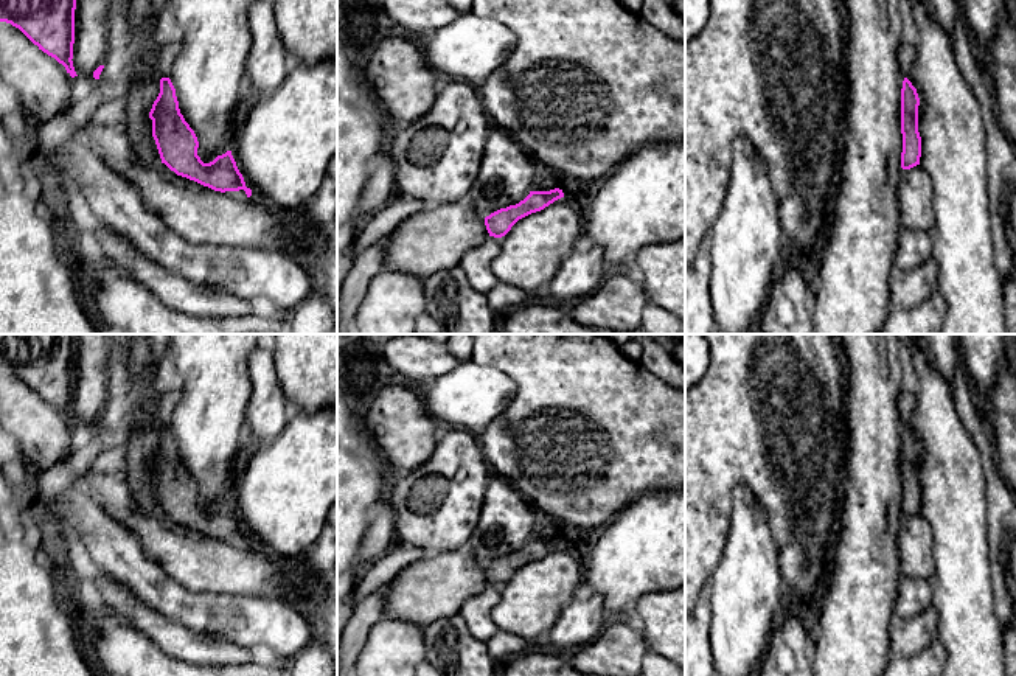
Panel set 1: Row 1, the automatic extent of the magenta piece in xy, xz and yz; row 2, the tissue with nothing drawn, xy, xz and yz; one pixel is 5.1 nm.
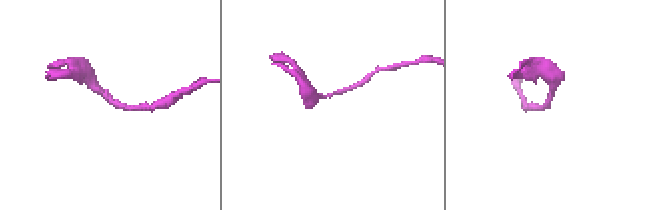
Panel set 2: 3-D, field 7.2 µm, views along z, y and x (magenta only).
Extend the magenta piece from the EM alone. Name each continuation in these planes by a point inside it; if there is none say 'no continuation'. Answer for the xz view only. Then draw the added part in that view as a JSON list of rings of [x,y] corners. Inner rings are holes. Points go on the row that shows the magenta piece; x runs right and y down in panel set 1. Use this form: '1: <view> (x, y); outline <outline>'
1: xz (435, 238); outline [[[471,202],[429,205],[390,233],[384,253],[385,270],[426,278],[458,266],[461,256],[488,236],[485,218]]]

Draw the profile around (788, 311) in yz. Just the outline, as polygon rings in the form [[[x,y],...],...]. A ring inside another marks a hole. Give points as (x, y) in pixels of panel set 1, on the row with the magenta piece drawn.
[[[788,253],[763,308],[757,334],[816,334],[812,297],[806,269]]]

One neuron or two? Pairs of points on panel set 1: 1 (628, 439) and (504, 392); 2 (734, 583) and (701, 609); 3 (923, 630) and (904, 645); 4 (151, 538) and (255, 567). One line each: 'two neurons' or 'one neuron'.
1: two neurons
2: two neurons
3: one neuron
4: one neuron

